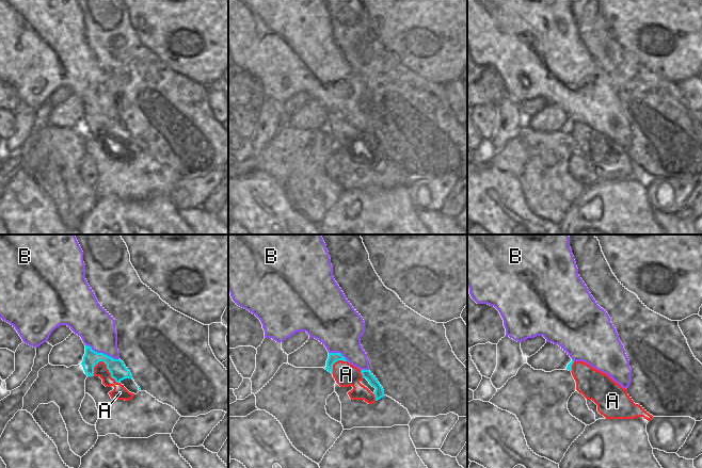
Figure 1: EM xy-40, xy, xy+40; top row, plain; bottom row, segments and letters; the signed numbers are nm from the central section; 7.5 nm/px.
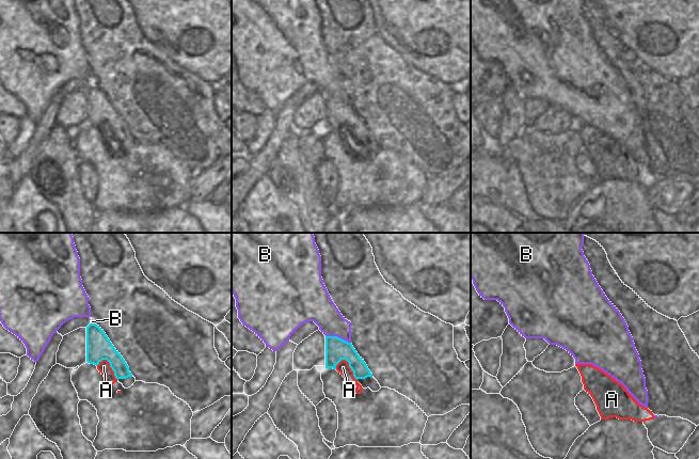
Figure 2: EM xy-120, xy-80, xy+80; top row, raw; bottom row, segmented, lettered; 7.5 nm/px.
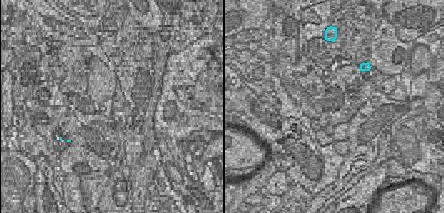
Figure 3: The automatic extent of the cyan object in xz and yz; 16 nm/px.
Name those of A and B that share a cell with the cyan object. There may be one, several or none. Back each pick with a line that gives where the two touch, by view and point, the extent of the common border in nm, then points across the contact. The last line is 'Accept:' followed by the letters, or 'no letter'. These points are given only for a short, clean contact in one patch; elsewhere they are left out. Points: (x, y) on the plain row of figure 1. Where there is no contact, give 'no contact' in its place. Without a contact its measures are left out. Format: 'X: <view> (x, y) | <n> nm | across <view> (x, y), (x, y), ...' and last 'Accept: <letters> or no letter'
A: xy-40 (107, 129) | 240 nm
Accept: A

